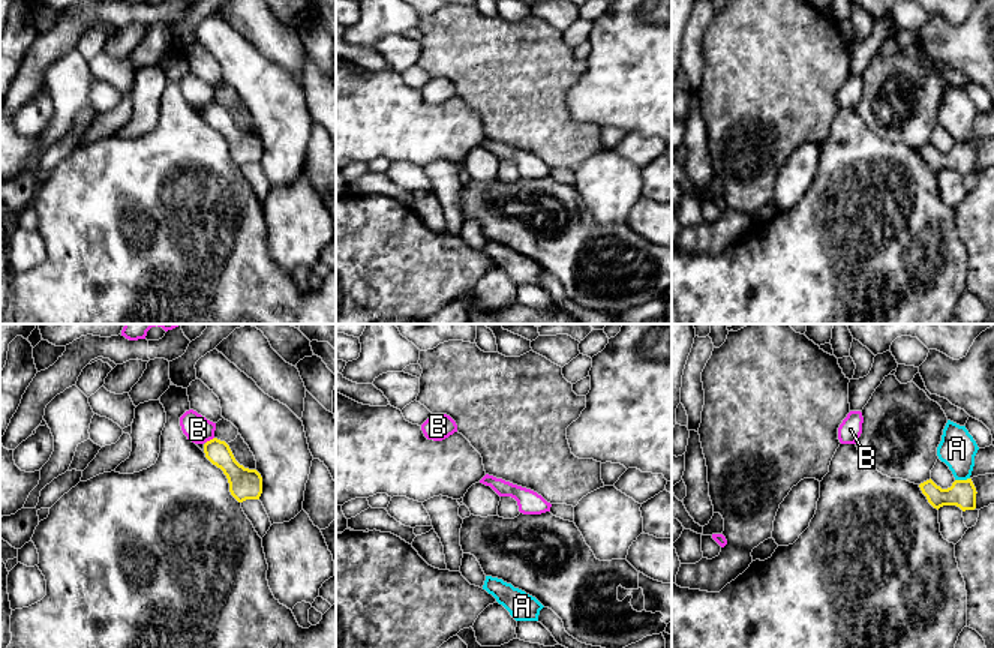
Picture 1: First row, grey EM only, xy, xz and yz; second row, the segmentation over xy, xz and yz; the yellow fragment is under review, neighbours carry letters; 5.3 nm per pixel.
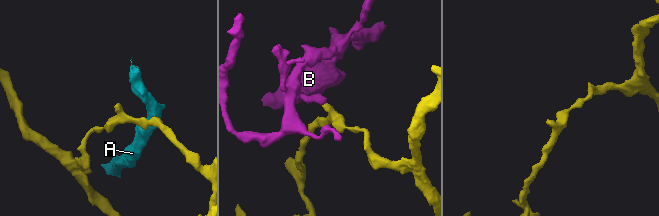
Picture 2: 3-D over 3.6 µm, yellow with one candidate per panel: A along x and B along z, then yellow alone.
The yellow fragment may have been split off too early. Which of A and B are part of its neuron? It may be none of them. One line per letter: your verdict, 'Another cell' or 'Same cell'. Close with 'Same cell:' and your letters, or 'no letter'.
A: Another cell
B: Another cell
Same cell: no letter

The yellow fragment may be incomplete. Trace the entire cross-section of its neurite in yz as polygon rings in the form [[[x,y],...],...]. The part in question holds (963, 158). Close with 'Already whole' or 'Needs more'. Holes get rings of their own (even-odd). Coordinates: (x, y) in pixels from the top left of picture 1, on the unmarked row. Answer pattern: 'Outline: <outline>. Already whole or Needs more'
Outline: [[[931,142],[919,148],[922,158],[934,172],[957,170],[963,176],[976,172],[976,152],[972,142],[955,144],[951,152],[942,153]]]. Already whole

